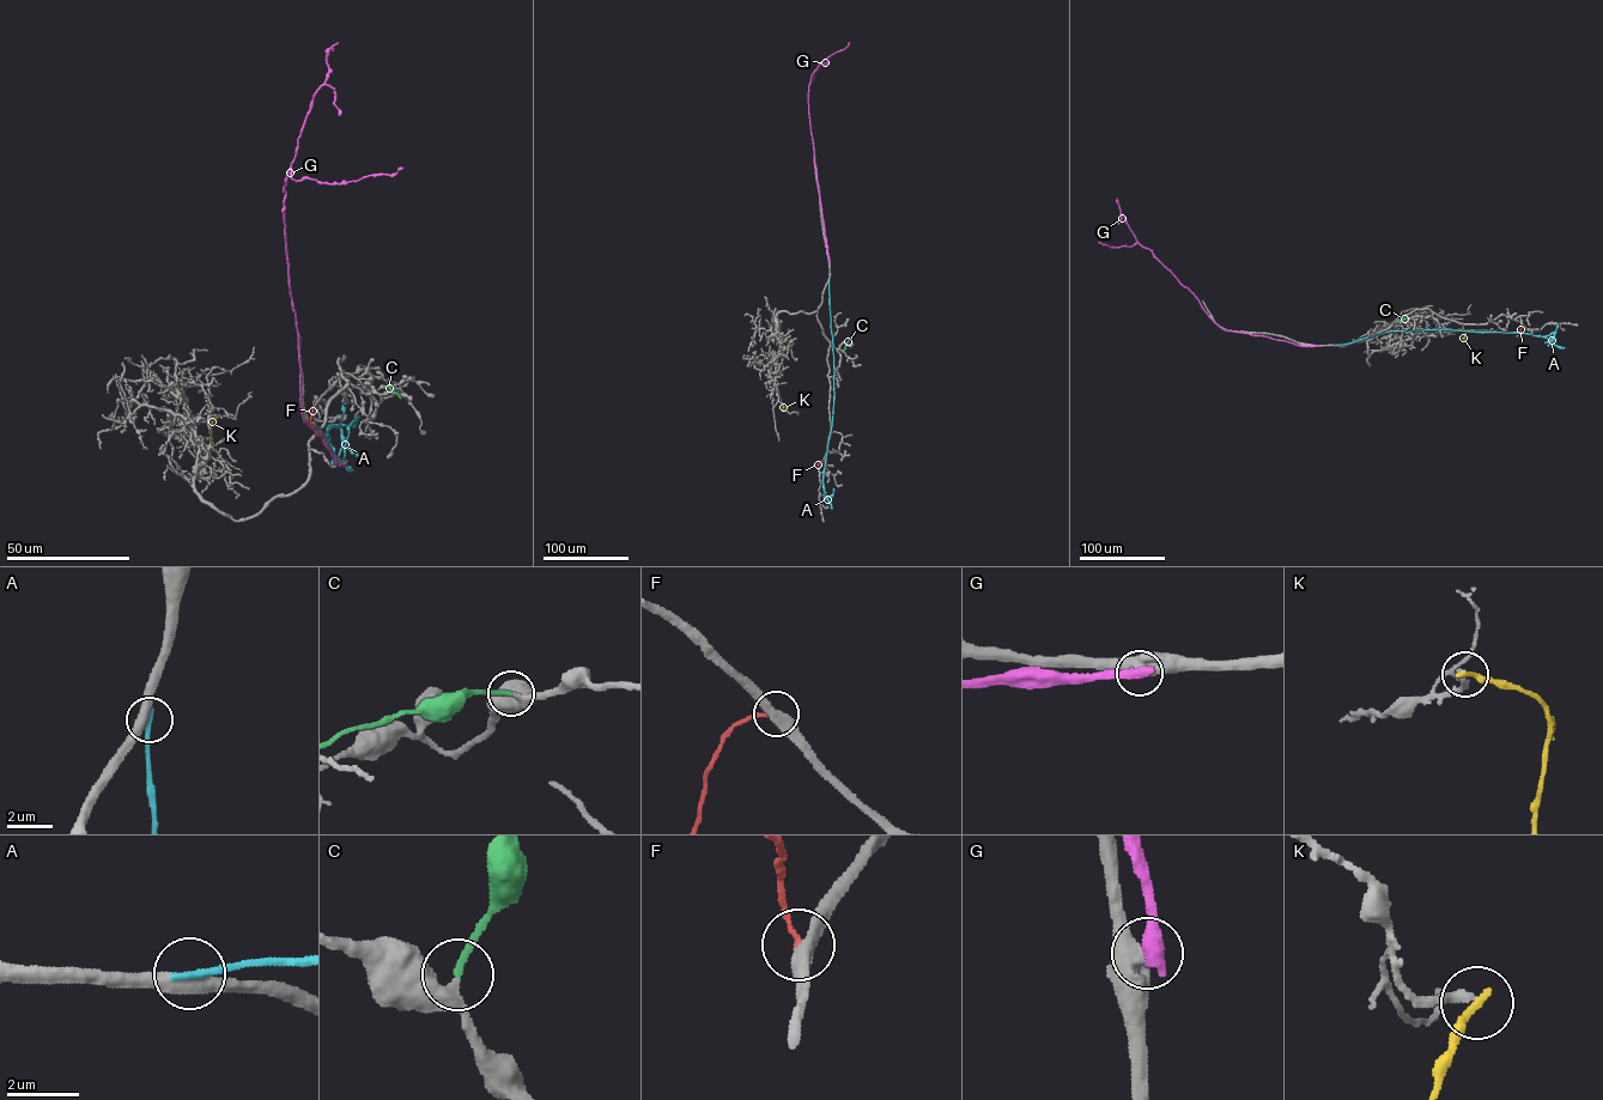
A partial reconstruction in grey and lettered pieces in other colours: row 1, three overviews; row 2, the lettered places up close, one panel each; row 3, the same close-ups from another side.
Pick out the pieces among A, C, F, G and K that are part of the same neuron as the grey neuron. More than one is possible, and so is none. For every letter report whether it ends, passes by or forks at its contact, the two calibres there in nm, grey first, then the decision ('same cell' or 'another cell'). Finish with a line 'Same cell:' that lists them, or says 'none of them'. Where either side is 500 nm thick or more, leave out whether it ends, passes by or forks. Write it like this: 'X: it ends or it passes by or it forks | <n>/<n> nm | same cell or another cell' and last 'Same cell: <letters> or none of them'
A: it ends | 440/240 nm | another cell
C: it ends | 340/190 nm | same cell
F: it ends | 440/160 nm | another cell
G: 550/480 nm | another cell
K: it ends | 200/240 nm | another cell
Same cell: C

